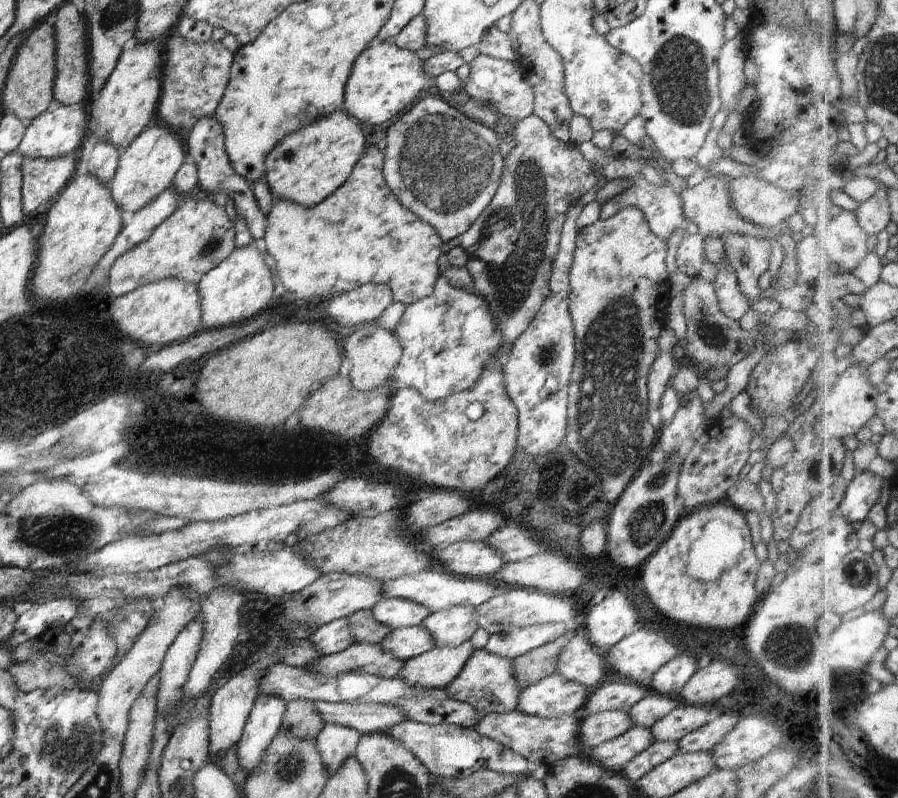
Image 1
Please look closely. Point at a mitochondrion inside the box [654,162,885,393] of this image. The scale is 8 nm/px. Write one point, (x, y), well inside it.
(712, 333)

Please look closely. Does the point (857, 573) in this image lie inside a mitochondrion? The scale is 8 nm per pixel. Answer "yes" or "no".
yes

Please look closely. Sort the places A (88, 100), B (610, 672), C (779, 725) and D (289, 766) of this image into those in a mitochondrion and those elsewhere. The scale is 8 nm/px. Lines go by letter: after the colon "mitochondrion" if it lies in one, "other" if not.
A: other
B: other
C: other
D: mitochondrion

